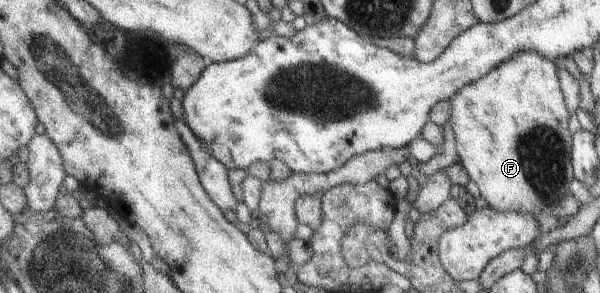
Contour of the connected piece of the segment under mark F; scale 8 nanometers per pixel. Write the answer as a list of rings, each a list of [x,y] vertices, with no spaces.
[[[521,50],[479,80],[465,84],[447,100],[447,123],[451,124],[459,163],[494,210],[536,215],[545,210],[549,212],[553,204],[570,194],[569,185],[574,179],[570,162],[572,133],[568,128],[570,114],[560,88],[558,70],[555,63],[539,52]]]

